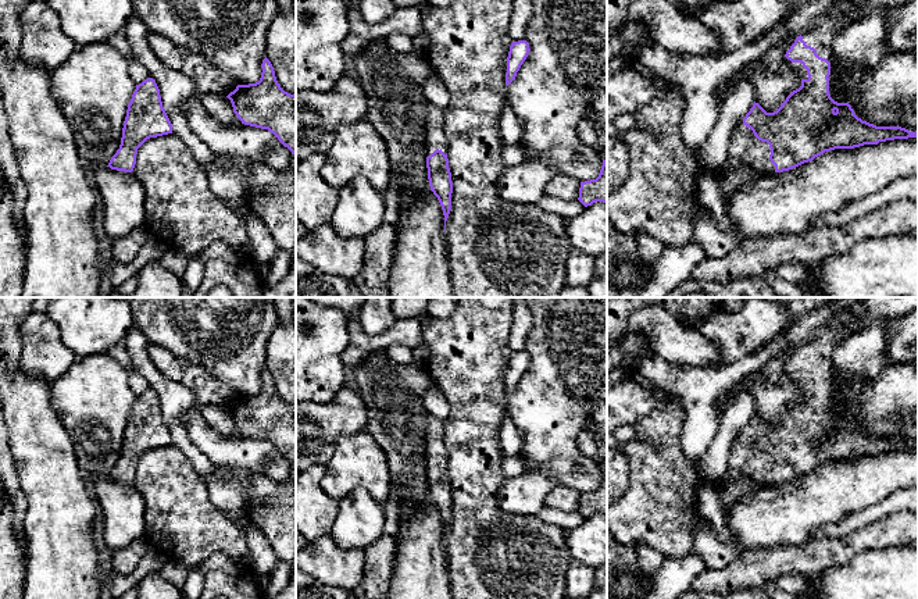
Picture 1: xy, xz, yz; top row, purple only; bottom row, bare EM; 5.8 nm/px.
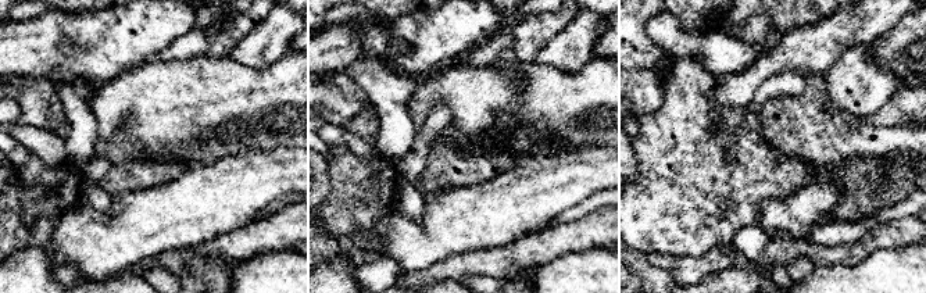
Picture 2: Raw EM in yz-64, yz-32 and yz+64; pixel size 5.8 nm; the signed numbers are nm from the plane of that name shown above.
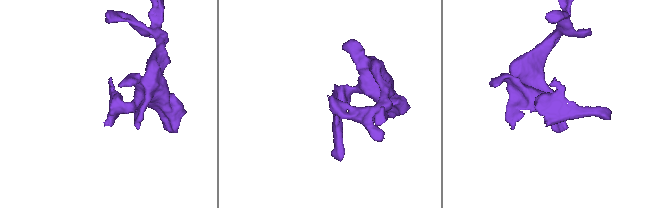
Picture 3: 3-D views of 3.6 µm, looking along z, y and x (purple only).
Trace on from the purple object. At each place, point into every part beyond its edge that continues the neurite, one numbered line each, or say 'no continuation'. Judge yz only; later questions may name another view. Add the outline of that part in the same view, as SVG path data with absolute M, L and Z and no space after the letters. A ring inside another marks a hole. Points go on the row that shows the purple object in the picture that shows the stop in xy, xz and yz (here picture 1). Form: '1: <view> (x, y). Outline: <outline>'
1: yz (797, 67). Outline: M783 57L783 61L787 63L799 74L801 79L808 79L807 69L803 67L801 63L792 63L786 57Z
2: yz (745, 149). Outline: M742 125L733 129L728 158L719 170L724 174L732 174L749 165L762 174L775 174L775 165L771 163L769 154L769 145L758 140L749 126Z

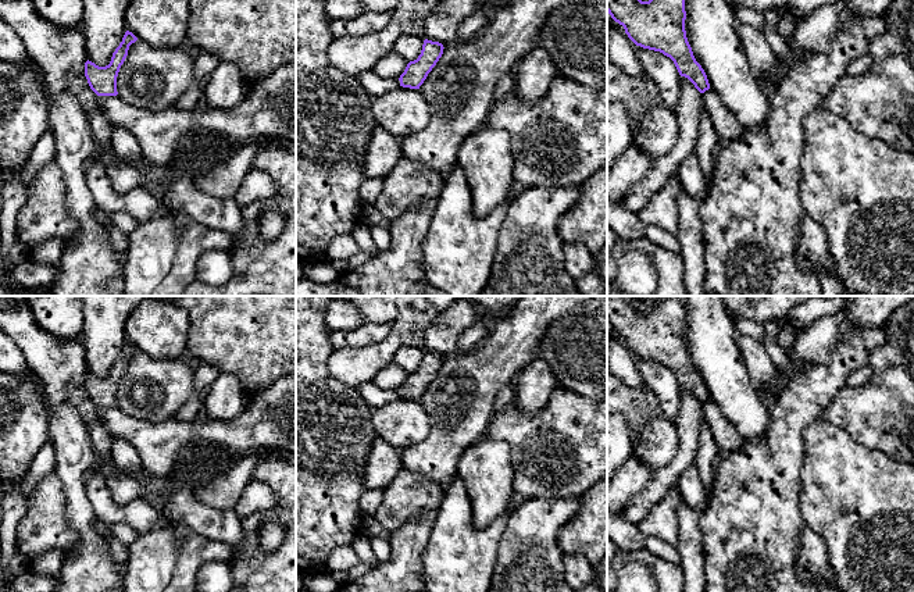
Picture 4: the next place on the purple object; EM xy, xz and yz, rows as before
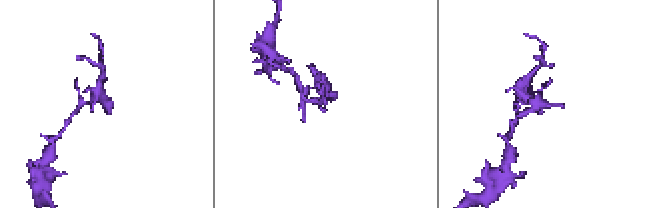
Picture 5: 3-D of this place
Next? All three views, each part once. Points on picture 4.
no continuation

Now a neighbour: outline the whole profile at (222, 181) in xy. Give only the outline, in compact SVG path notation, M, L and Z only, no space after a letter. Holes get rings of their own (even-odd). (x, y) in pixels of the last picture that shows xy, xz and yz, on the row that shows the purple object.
M250 140L226 163L219 164L199 178L193 178L196 188L211 197L233 197L244 176L254 170L254 158L267 140Z

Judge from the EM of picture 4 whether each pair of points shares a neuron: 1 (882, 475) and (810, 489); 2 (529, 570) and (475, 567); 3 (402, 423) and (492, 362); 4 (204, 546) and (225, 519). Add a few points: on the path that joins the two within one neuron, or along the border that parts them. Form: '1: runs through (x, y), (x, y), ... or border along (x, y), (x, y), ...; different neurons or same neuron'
1: runs through (864, 489), (828, 489); same neuron
2: border along (502, 537), (497, 545), (497, 562), (492, 577); different neurons
3: border along (418, 400), (429, 424), (429, 434), (422, 441); different neurons
4: border along (181, 523), (232, 546); different neurons

